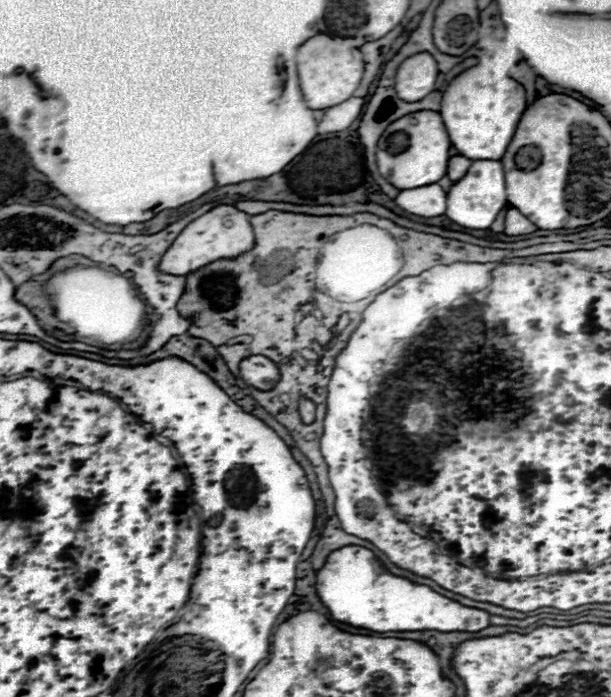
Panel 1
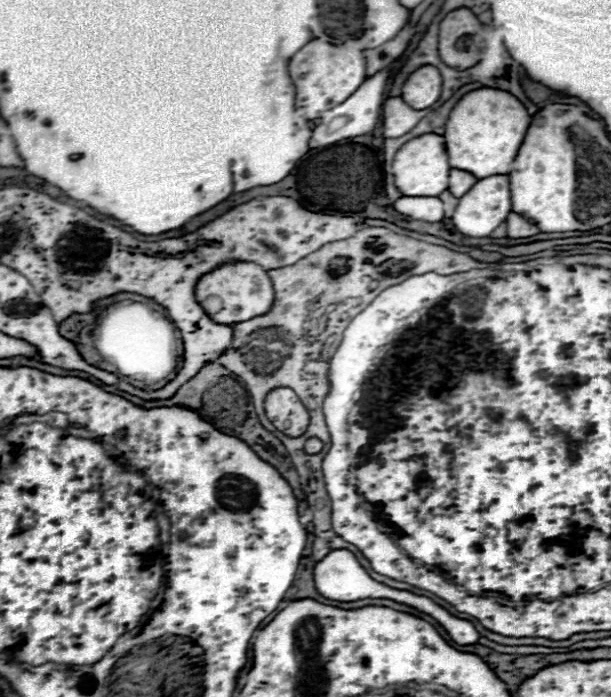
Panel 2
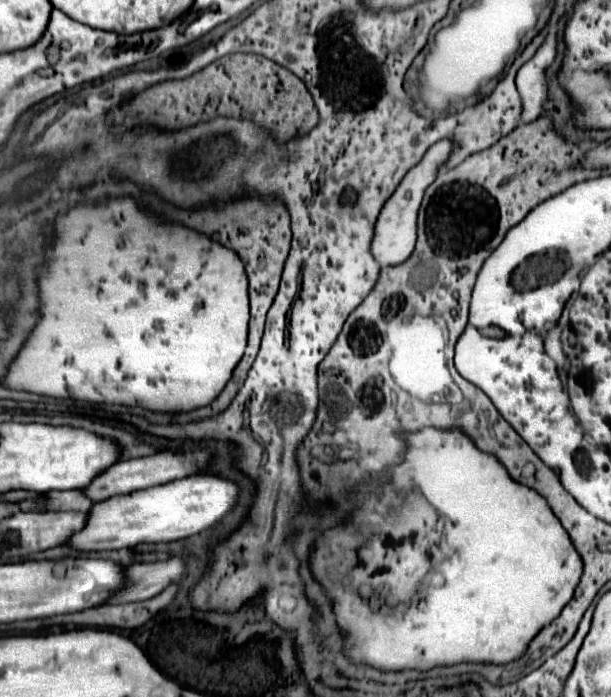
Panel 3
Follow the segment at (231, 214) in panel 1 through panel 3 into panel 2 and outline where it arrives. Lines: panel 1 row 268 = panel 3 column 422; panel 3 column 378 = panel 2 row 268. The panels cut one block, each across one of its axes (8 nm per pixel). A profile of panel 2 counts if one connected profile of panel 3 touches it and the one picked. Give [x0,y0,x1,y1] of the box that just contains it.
[196,260,274,324]

